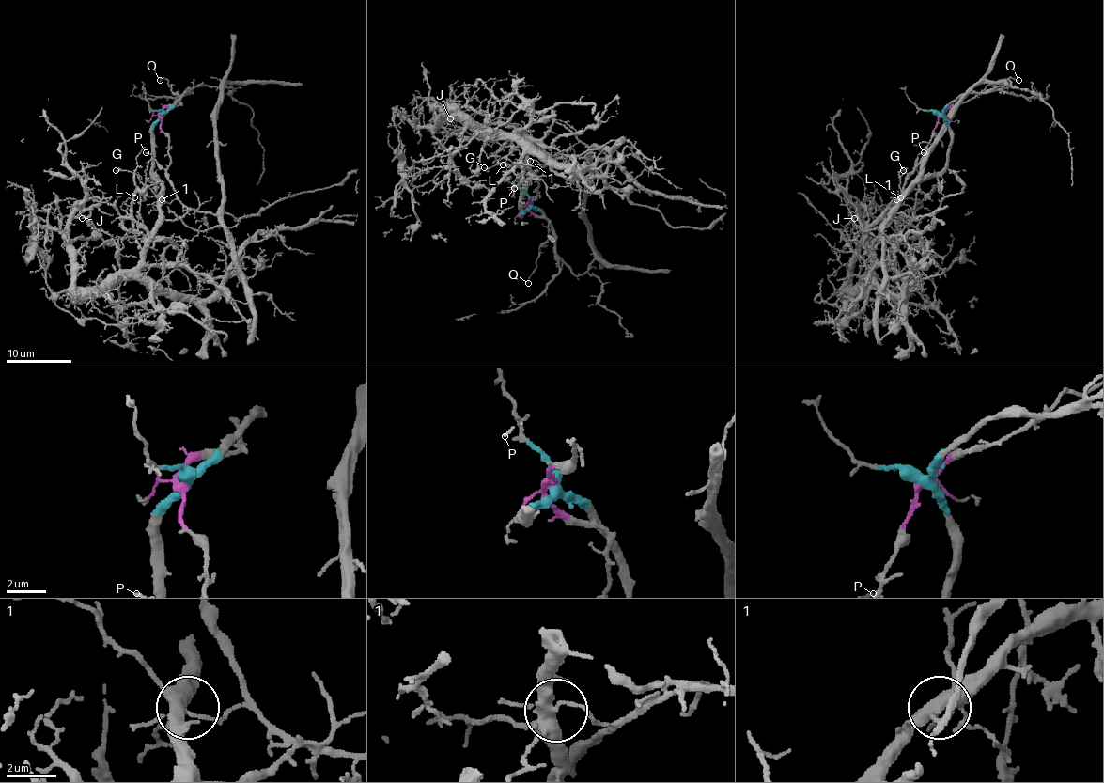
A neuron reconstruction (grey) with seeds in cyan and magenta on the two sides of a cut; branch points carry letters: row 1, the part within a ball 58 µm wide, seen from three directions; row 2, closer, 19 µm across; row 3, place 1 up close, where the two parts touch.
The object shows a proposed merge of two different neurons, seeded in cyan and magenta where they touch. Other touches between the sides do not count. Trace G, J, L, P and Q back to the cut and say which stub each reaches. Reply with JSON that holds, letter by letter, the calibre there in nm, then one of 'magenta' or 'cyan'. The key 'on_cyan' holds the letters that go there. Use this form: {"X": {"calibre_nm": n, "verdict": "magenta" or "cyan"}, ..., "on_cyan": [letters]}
{"G": {"calibre_nm": 240, "verdict": "cyan"}, "J": {"calibre_nm": 150, "verdict": "cyan"}, "L": {"calibre_nm": 140, "verdict": "cyan"}, "P": {"calibre_nm": 130, "verdict": "magenta"}, "Q": {"calibre_nm": 120, "verdict": "magenta"}, "on_cyan": ["G", "J", "L"]}

